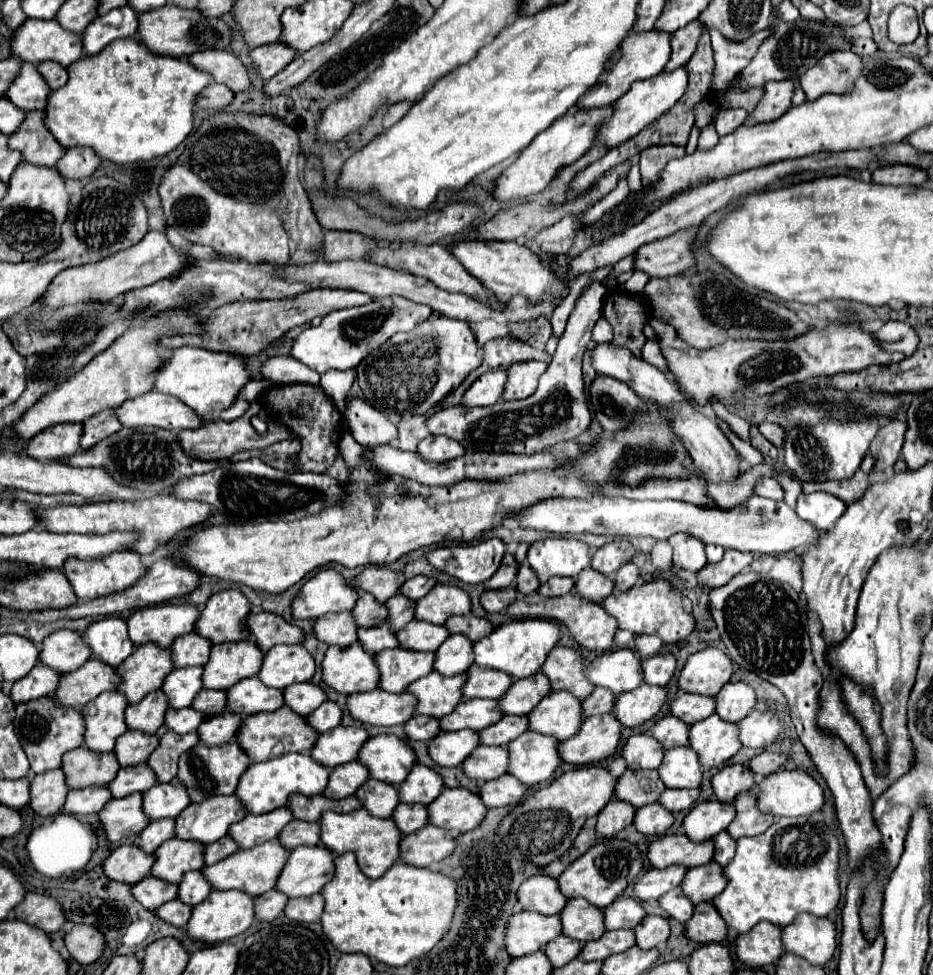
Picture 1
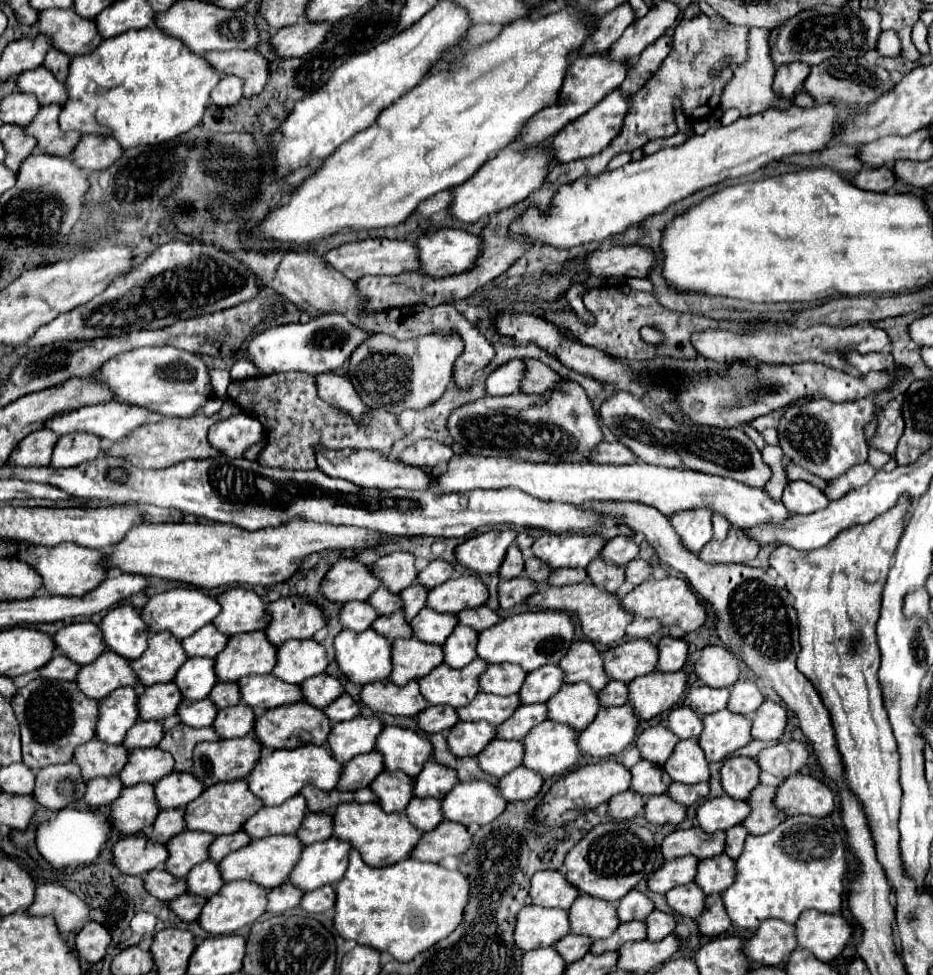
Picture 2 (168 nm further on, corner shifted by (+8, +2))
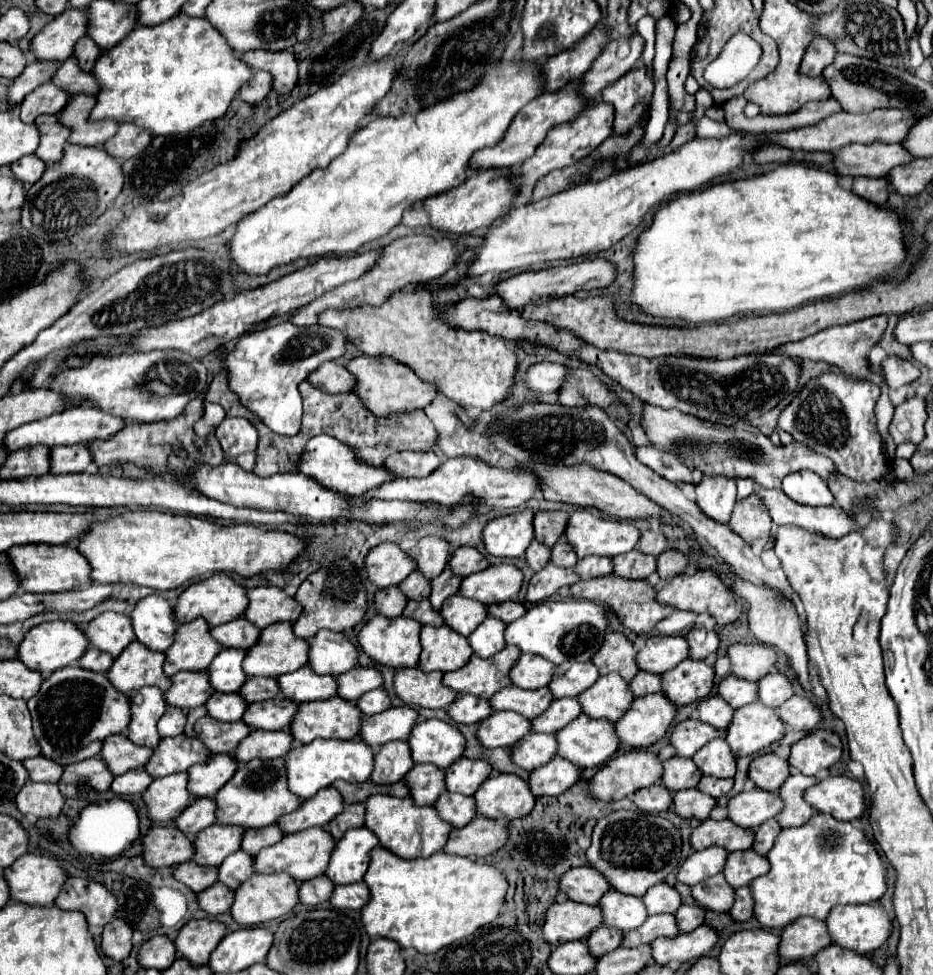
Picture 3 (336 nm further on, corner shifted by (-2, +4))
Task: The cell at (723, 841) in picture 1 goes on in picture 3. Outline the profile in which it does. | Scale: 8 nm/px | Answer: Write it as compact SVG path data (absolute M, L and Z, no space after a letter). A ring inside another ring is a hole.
M769 819L767 823L763 823L759 829L757 829L757 837L755 837L755 845L753 849L759 851L761 855L767 855L767 851L773 847L775 843L775 835L779 835L781 827L775 819Z

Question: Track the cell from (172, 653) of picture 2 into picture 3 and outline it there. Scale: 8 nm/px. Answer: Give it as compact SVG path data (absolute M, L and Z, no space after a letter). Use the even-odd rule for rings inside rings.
M195 619L177 629L175 643L165 651L165 673L169 677L179 671L205 671L211 665L223 645L215 643L209 631L205 619Z

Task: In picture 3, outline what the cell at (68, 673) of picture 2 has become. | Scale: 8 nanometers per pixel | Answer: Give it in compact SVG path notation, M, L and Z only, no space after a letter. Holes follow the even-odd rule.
M89 647L87 653L81 657L79 665L81 665L81 667L87 667L87 669L91 669L91 671L101 671L101 673L105 673L105 671L111 667L113 659L115 659L113 655L107 655L105 651L99 651L99 649L95 649L95 647Z

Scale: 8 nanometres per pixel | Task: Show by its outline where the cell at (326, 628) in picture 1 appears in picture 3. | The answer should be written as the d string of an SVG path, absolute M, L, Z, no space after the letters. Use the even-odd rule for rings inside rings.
M391 585L391 587L381 589L375 595L375 605L381 615L399 617L407 605L407 597L403 595L403 591L399 591L399 585Z

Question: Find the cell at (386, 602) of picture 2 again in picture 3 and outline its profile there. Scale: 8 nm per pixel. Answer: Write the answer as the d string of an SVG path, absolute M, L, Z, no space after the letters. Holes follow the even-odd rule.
M415 569L399 587L403 589L403 593L405 593L409 599L415 599L415 601L427 599L427 597L431 595L431 581L425 579L419 569Z

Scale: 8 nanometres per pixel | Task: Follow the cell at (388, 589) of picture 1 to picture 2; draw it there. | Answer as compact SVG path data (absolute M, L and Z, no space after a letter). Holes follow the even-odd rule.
M391 553L383 555L373 567L371 573L385 585L389 591L399 593L401 589L407 589L415 577L415 557L411 553Z

